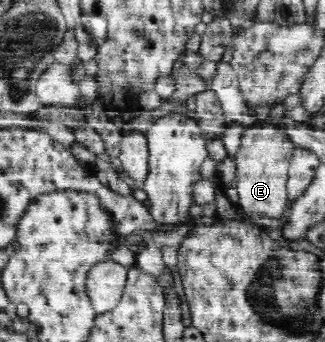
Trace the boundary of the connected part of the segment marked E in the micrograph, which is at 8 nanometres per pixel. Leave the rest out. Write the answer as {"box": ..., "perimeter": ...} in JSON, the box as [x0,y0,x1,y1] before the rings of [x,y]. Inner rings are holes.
{"box":[235,122,296,217],"perimeter":[[[266,122],[246,127],[240,140],[241,147],[235,159],[238,172],[236,188],[240,198],[237,205],[247,213],[280,217],[286,213],[285,183],[296,143],[289,137],[285,127]]]}

